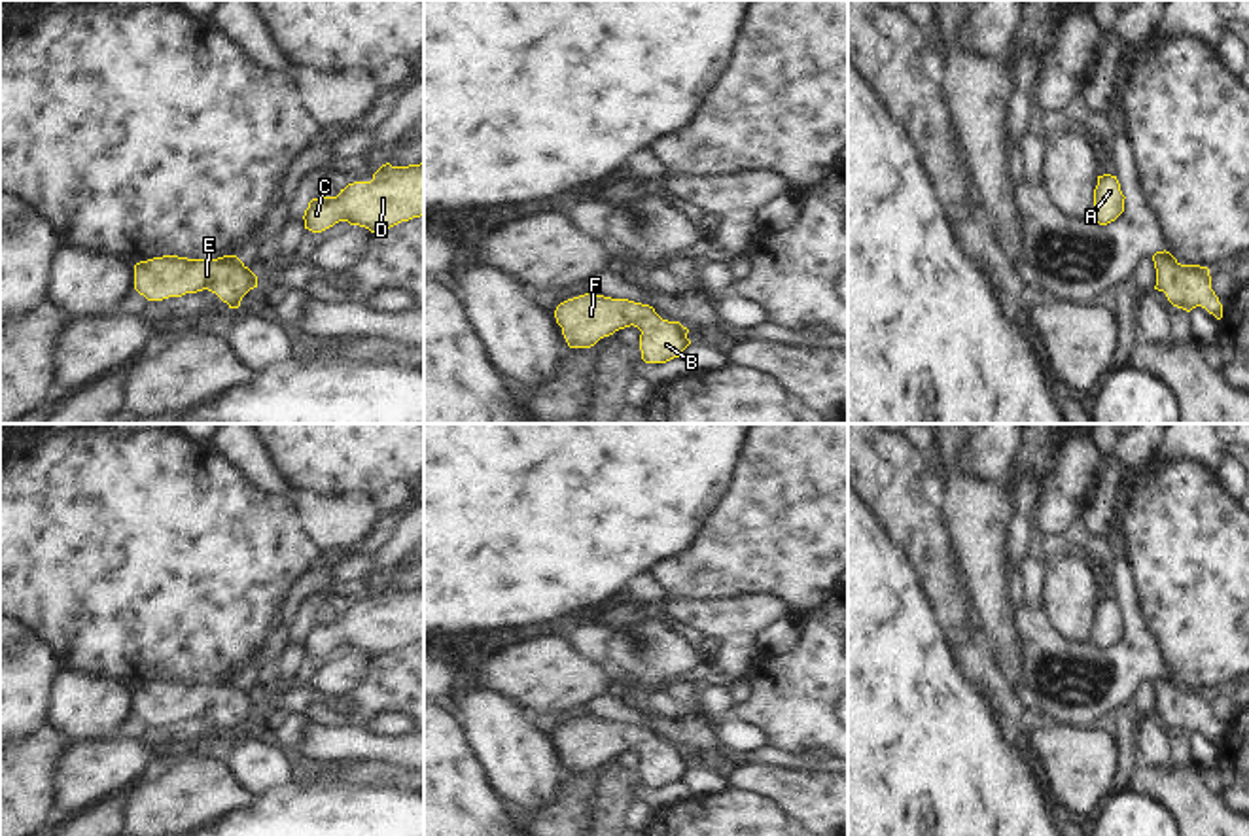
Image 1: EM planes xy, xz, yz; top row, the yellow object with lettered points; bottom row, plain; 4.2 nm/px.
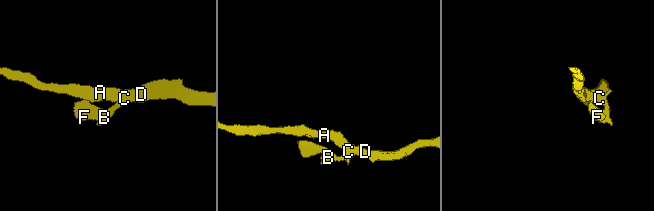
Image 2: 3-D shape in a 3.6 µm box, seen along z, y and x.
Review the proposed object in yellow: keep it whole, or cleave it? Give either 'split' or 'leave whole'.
leave whole

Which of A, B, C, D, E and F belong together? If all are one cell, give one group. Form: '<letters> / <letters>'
A B C D E F

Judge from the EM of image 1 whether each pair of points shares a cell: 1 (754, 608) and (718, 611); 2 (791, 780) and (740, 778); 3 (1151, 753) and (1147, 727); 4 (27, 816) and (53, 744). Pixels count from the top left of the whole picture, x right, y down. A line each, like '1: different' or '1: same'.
1: same
2: same
3: same
4: same

